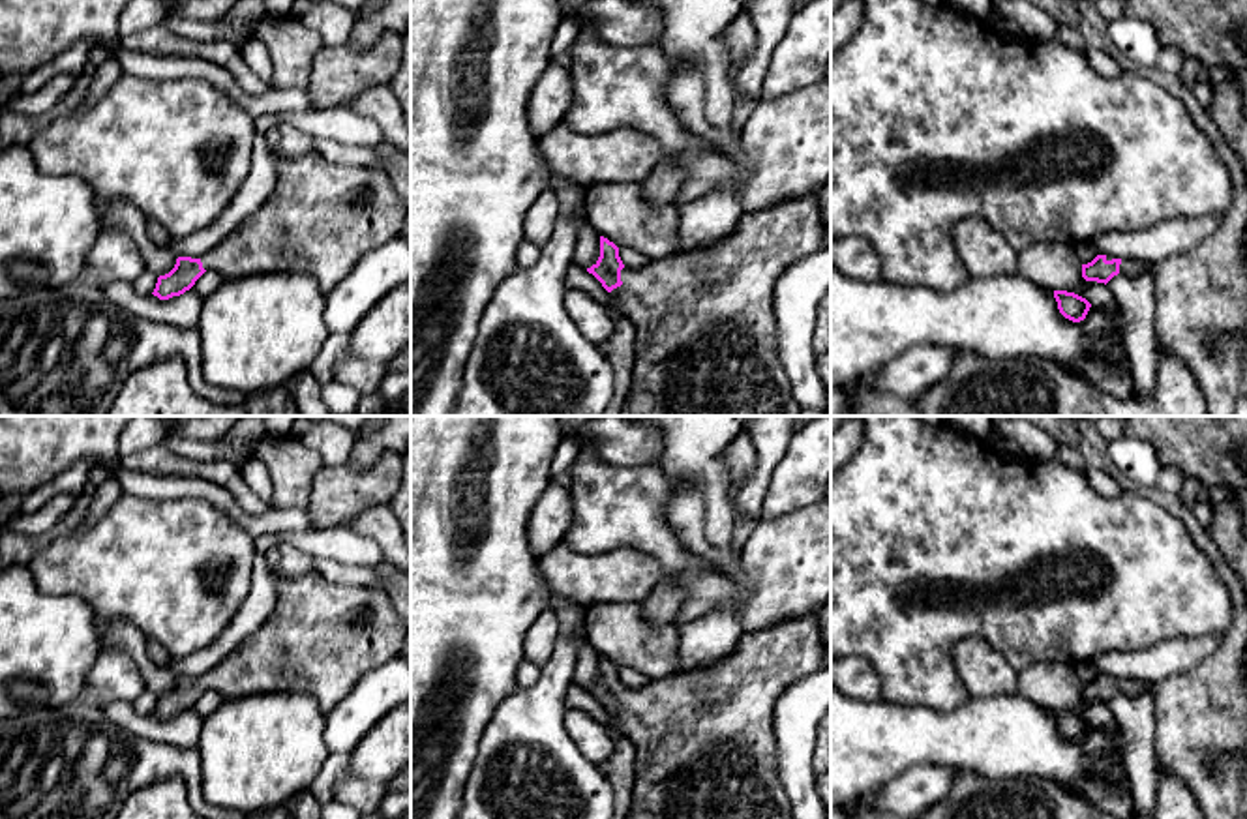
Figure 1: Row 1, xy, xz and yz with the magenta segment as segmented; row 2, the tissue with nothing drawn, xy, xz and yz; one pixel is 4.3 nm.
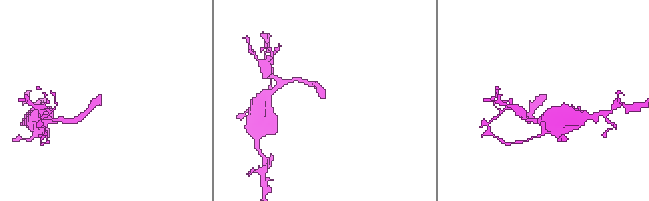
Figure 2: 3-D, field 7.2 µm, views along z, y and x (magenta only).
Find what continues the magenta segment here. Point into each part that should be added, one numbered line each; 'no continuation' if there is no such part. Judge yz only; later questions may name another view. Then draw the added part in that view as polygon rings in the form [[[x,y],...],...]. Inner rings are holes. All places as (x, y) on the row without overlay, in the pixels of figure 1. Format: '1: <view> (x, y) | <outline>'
1: yz (1131, 686) | [[[1134,678],[1121,680],[1121,684],[1119,684],[1119,693],[1129,695],[1129,697],[1142,695],[1142,693],[1146,693],[1149,690],[1151,690],[1149,684],[1146,684],[1142,680],[1134,680]]]

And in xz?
1: xz (706, 748) | [[[818,611],[808,613],[795,620],[784,620],[776,626],[758,632],[744,632],[728,658],[716,665],[688,671],[671,673],[664,678],[651,678],[641,690],[621,690],[623,705],[611,710],[623,735],[636,748],[634,761],[634,789],[632,806],[626,819],[795,819],[791,815],[788,795],[780,783],[776,768],[776,735],[774,735],[774,705],[776,699],[799,678],[827,667],[825,645],[819,632]]]

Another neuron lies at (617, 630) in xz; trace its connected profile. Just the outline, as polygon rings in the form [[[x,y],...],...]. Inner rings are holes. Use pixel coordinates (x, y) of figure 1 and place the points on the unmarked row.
[[[634,602],[585,607],[585,633],[600,656],[649,678],[671,675],[679,662],[679,624],[651,624]]]

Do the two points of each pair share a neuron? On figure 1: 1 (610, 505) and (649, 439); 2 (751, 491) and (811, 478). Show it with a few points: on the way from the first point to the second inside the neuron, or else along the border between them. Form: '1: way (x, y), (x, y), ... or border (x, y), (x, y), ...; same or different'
1: border (593, 445), (593, 450), (604, 461), (649, 465); different
2: border (786, 446), (771, 475), (760, 518); different

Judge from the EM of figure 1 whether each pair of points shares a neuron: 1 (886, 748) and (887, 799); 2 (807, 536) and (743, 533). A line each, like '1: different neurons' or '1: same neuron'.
1: different neurons
2: different neurons

